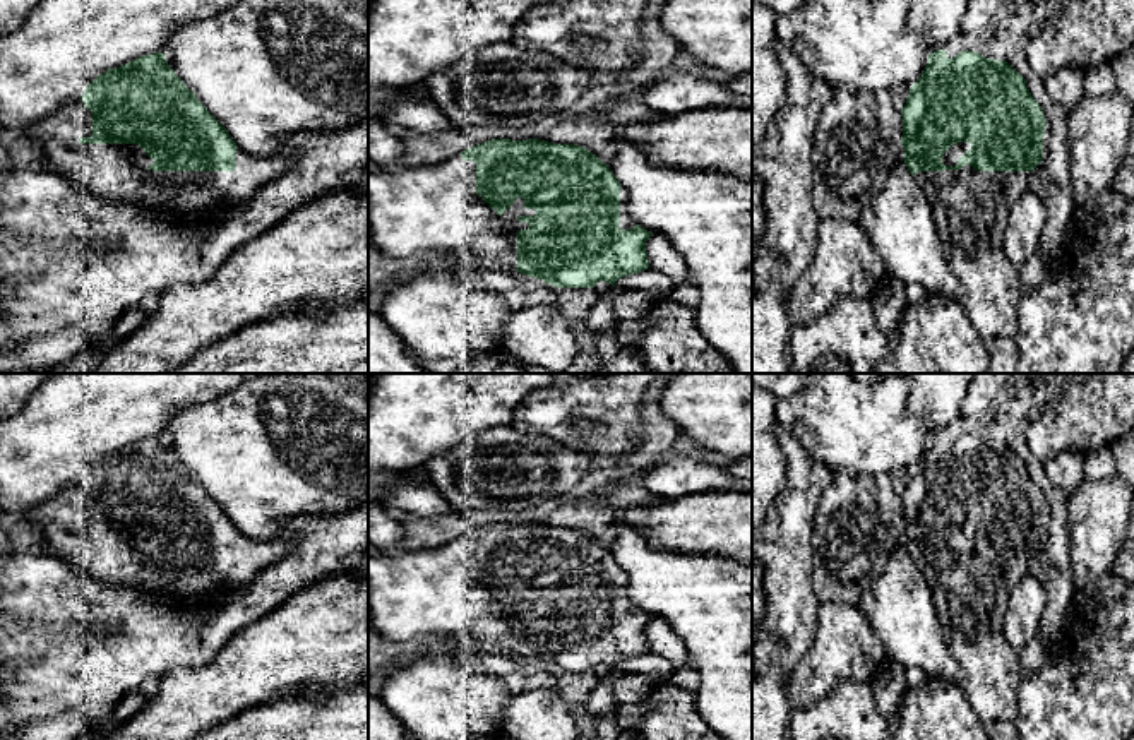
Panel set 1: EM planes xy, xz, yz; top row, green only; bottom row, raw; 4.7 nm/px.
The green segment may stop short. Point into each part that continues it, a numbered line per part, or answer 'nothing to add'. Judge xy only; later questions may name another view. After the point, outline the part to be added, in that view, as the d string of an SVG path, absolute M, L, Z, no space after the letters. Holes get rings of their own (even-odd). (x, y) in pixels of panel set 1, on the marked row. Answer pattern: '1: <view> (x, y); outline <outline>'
1: xy (115, 172); outline M82 99L17 132L2 134L3 140L33 140L50 163L48 170L69 176L87 195L140 202L185 218L223 212L231 202L245 202L289 166L283 156L254 158L238 147L235 171L152 171L154 159L139 144L79 142L91 135L93 111Z

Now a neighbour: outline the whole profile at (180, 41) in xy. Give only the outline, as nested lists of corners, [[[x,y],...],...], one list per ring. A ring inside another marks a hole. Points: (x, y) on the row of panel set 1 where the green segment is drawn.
[[[238,0],[175,31],[163,53],[236,146],[254,158],[289,154],[300,135],[337,134],[368,118],[368,10],[348,0]]]

